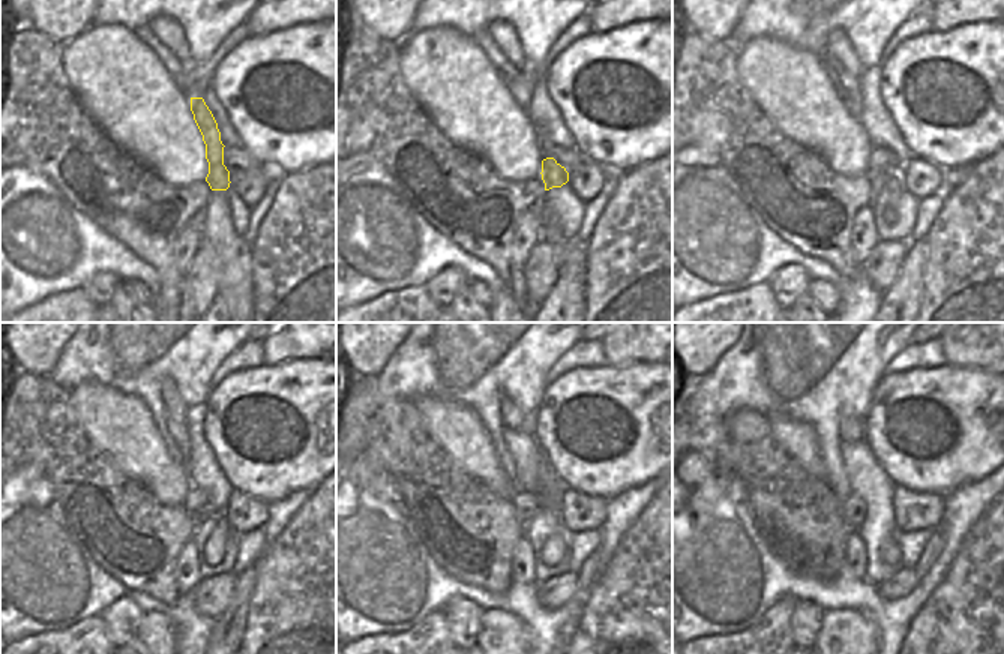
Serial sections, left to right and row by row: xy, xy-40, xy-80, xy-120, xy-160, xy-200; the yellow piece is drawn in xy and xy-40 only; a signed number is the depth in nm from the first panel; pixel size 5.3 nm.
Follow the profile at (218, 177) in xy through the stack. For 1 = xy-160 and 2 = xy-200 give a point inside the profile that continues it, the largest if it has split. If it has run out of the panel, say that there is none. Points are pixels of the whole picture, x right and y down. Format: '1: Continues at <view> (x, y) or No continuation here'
1: Continues at xy-160 (553, 548)
2: Continues at xy-200 (890, 554)

